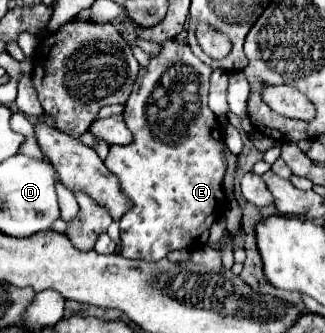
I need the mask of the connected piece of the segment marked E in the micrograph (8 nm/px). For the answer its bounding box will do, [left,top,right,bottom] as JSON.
[104,38,228,260]

